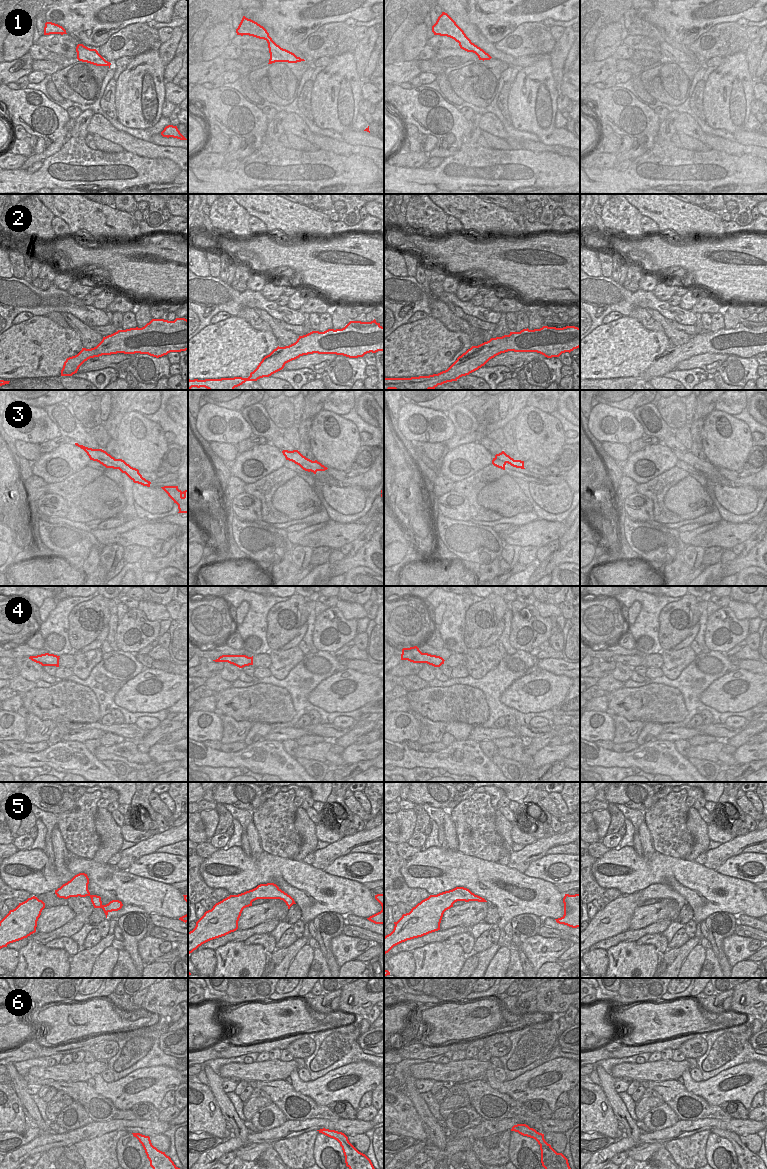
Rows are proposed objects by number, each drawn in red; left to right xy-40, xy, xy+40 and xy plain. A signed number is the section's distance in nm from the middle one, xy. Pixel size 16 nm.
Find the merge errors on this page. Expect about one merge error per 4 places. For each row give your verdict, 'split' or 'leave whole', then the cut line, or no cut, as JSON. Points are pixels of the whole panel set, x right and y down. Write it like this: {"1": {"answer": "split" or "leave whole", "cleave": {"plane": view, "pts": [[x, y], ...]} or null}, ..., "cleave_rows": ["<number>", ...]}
{"1": {"answer": "leave whole", "cleave": null}, "2": {"answer": "leave whole", "cleave": null}, "3": {"answer": "leave whole", "cleave": null}, "4": {"answer": "leave whole", "cleave": null}, "5": {"answer": "leave whole", "cleave": null}, "6": {"answer": "leave whole", "cleave": null}, "cleave_rows": []}

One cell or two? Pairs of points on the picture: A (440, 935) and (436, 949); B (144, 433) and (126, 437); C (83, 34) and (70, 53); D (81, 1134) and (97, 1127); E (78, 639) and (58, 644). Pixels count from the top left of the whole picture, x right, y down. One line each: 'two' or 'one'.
A: two
B: one
C: two
D: one
E: two

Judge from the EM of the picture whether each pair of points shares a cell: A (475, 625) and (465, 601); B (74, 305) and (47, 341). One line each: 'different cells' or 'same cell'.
A: different cells
B: different cells

